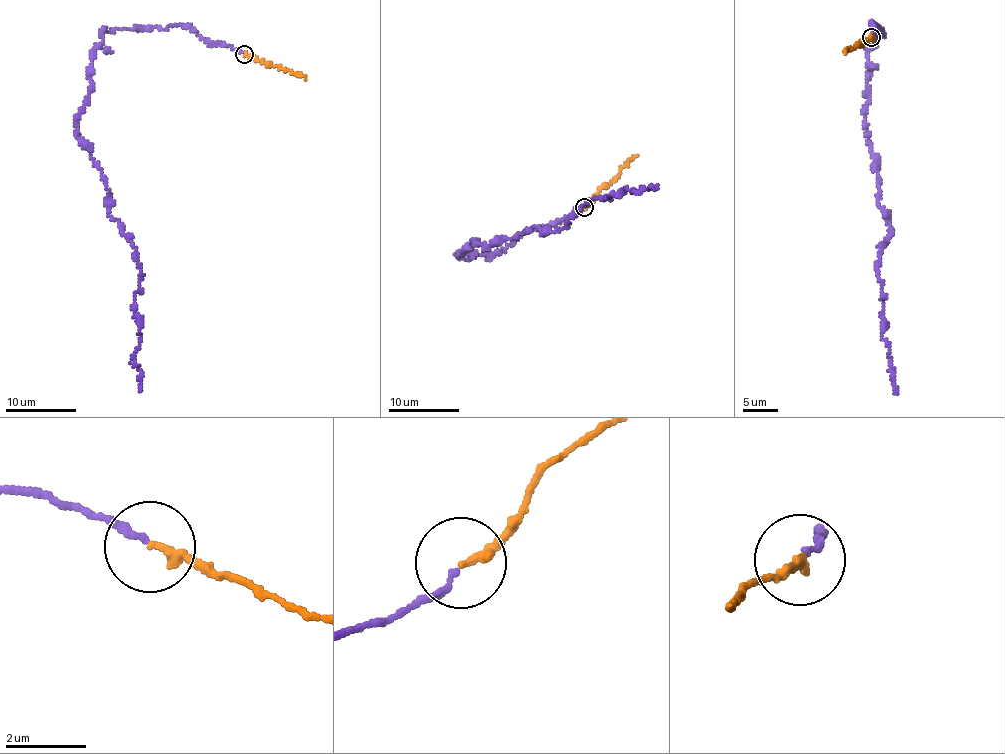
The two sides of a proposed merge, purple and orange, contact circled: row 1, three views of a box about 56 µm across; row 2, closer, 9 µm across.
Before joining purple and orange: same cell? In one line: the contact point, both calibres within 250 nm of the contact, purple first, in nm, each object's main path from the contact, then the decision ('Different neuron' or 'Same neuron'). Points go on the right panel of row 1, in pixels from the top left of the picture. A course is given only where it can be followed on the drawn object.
Place: (871, 37). Thickness 150 nm (purple) against 220 nm. Course of purple: (873, 35), (871, 25), (880, 31), (868, 52), (865, 118), (880, 208), (892, 229), (877, 273), (895, 394). Course of orange: (871, 37), (844, 53). Same neuron

